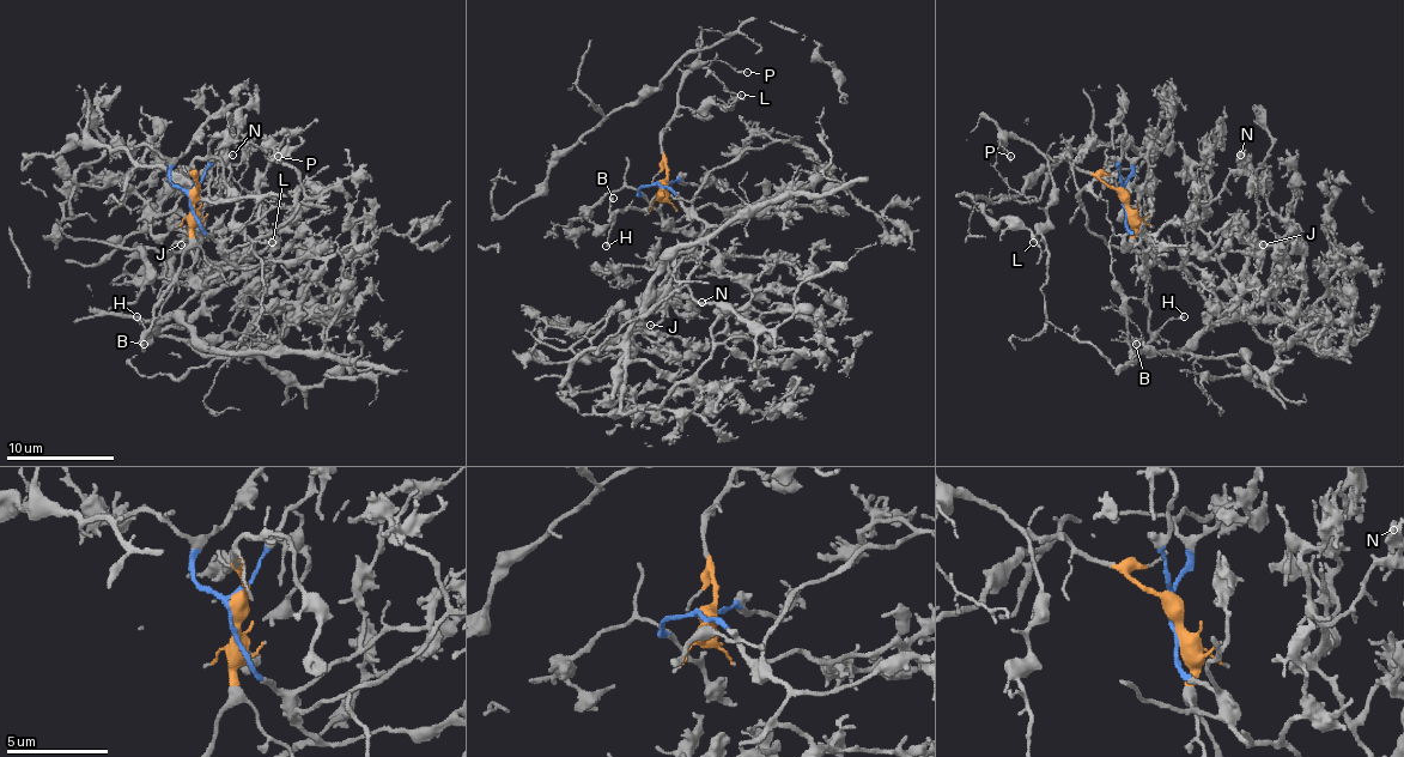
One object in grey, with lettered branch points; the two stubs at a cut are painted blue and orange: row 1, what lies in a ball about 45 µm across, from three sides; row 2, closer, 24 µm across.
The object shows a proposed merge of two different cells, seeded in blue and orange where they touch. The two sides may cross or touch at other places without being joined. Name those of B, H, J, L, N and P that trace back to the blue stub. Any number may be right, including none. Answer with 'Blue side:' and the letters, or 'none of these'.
Blue side: J, N

